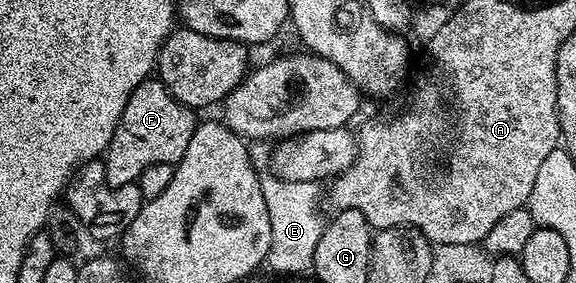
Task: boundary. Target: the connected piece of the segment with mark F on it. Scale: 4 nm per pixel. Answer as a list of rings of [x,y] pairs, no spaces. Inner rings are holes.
[[[151,77],[136,85],[128,97],[128,105],[124,105],[124,113],[120,113],[120,121],[102,159],[108,185],[123,187],[135,182],[148,165],[178,164],[188,149],[188,141],[192,141],[196,126],[194,115],[191,108],[168,93],[161,79]]]

